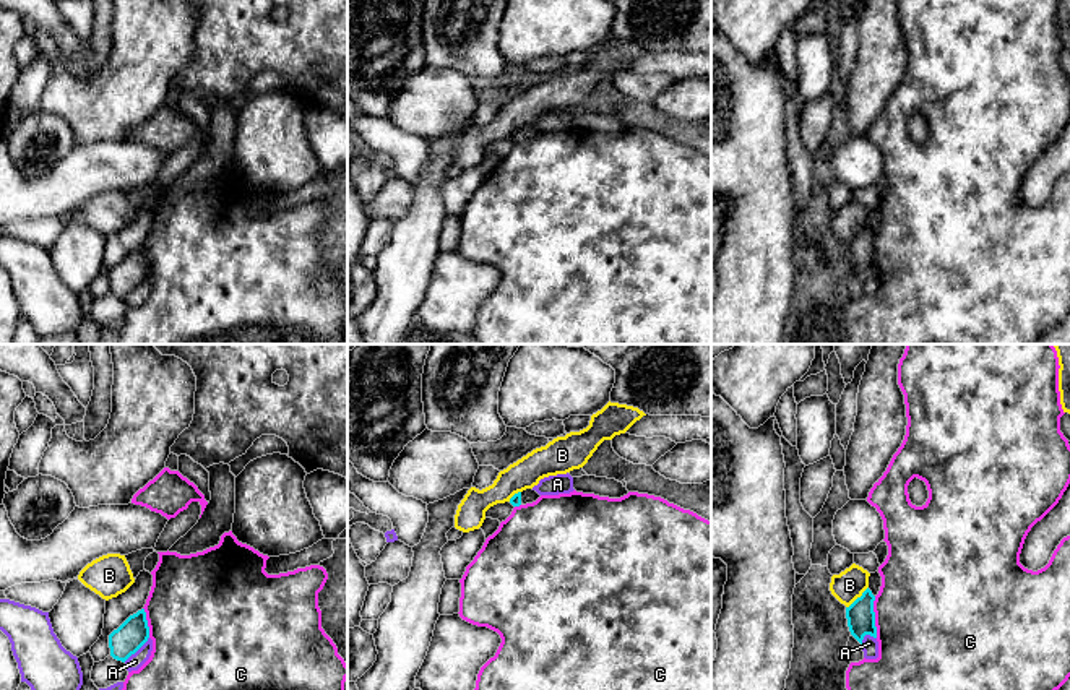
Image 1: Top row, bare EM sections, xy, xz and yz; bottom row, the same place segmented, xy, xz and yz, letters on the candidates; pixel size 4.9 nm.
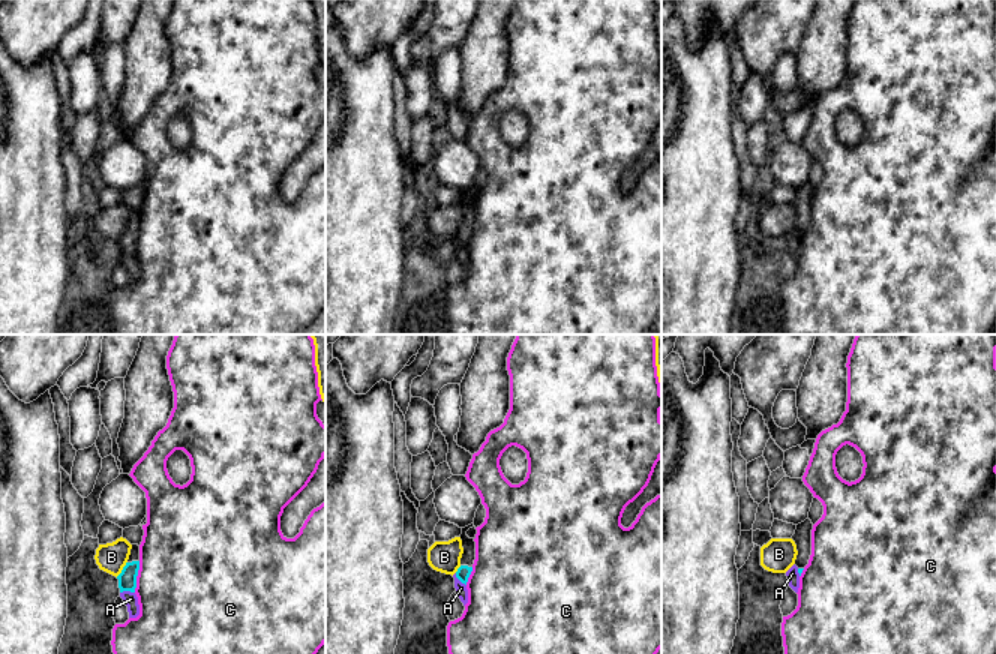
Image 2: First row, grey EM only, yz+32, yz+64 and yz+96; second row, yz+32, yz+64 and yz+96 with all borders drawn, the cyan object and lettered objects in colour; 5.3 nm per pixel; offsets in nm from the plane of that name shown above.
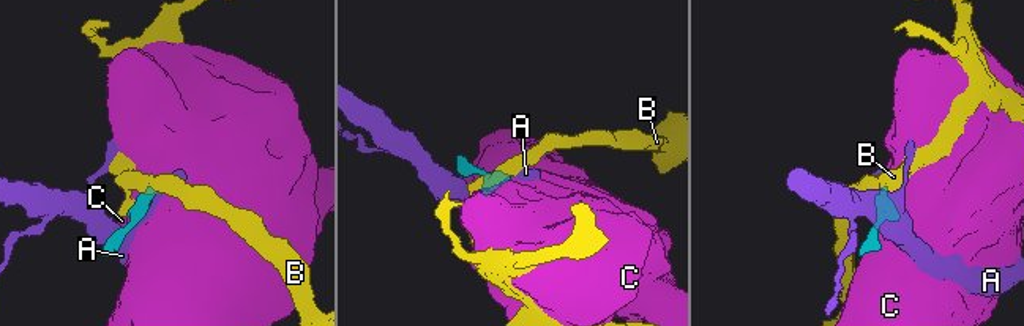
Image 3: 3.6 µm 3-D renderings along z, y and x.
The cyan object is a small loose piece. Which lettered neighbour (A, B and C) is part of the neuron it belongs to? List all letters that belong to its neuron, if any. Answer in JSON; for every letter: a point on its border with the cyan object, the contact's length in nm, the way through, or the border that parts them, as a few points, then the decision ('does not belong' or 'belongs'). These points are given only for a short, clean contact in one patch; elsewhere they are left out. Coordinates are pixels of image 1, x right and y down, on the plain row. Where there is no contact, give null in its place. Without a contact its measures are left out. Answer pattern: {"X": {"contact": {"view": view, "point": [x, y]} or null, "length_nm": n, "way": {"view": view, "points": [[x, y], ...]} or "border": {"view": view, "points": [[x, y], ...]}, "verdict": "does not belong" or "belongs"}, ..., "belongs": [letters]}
{"A": {"contact": {"view": "xy", "point": [137, 286]}, "length_nm": 180, "border": {"view": "xy", "points": [[148, 273], [124, 297]]}, "verdict": "does not belong"}, "B": {"contact": {"view": "yz", "point": [858, 234]}, "length_nm": 160, "verdict": "does not belong"}, "C": {"contact": {"view": "yz", "point": [874, 254]}, "length_nm": 200, "border": {"view": "yz", "points": [[874, 232], [877, 273]]}, "verdict": "does not belong"}, "belongs": []}

